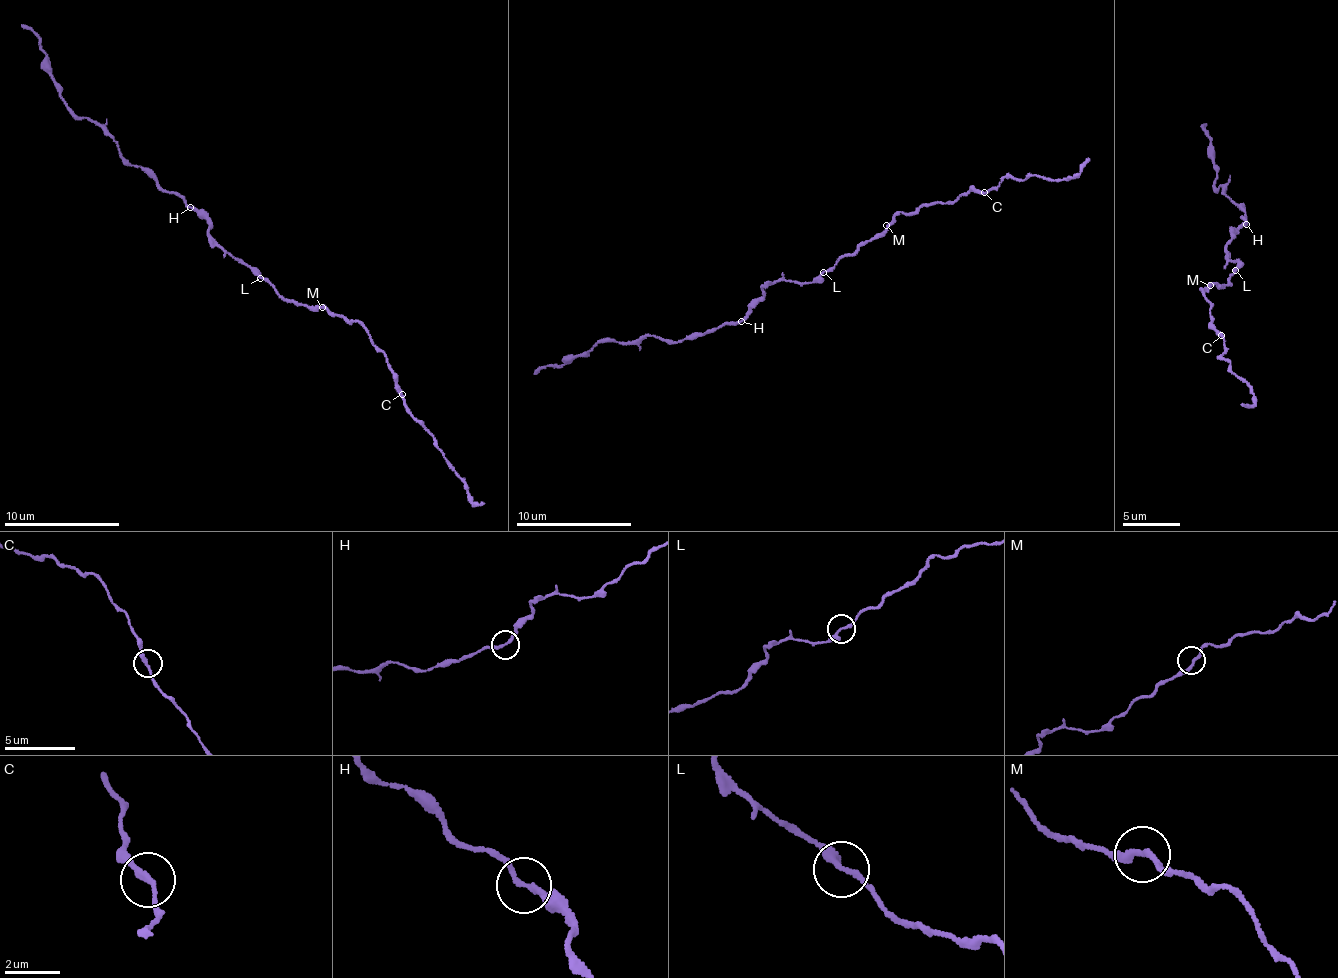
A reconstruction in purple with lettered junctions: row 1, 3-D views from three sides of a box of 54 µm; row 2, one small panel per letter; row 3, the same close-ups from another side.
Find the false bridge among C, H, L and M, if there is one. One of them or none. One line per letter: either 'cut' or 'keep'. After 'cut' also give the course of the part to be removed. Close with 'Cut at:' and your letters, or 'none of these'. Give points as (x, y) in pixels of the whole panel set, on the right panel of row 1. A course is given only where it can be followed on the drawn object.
C: keep
H: cut; course (1247, 224), (1242, 205), (1224, 194), (1224, 187), (1217, 189), (1210, 141), (1201, 129), (1205, 124)
L: keep
M: keep
Cut at: H

